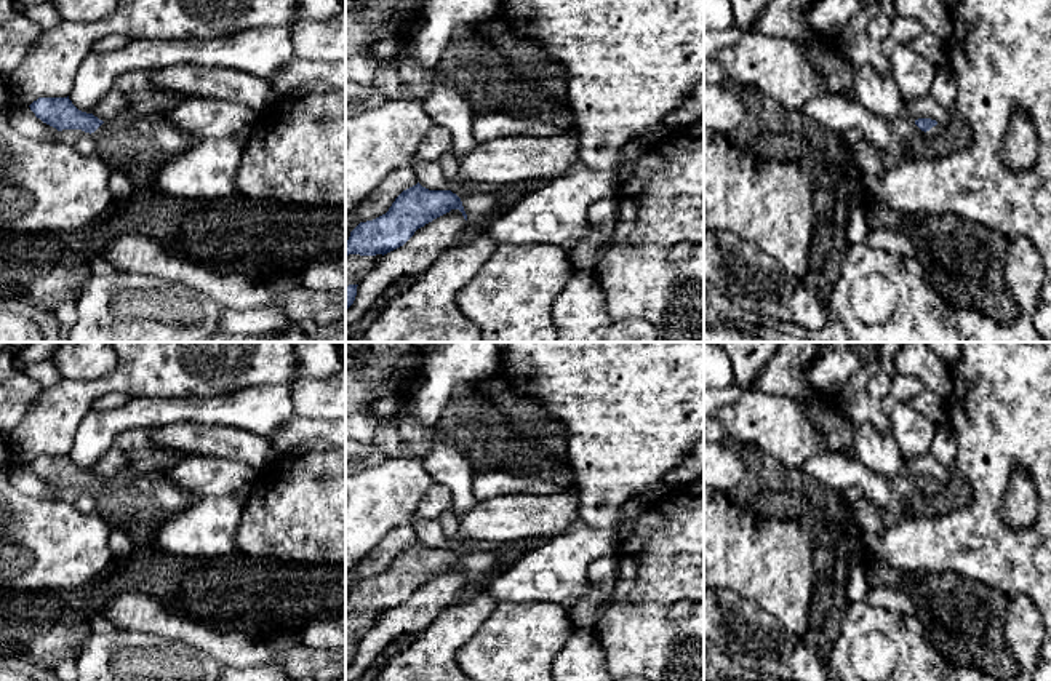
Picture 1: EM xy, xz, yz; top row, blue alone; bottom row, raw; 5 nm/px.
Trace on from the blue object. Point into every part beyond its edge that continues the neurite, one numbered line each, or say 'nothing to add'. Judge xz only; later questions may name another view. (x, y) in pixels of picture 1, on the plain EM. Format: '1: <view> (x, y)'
1: xz (477, 565)

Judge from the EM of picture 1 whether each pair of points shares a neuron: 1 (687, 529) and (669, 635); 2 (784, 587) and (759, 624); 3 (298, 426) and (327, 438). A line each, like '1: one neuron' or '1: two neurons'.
1: one neuron
2: two neurons
3: one neuron

